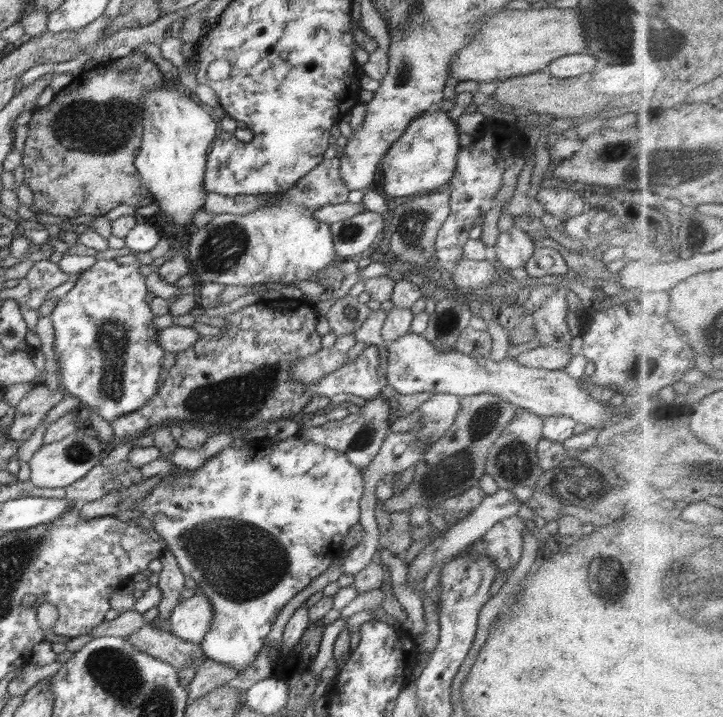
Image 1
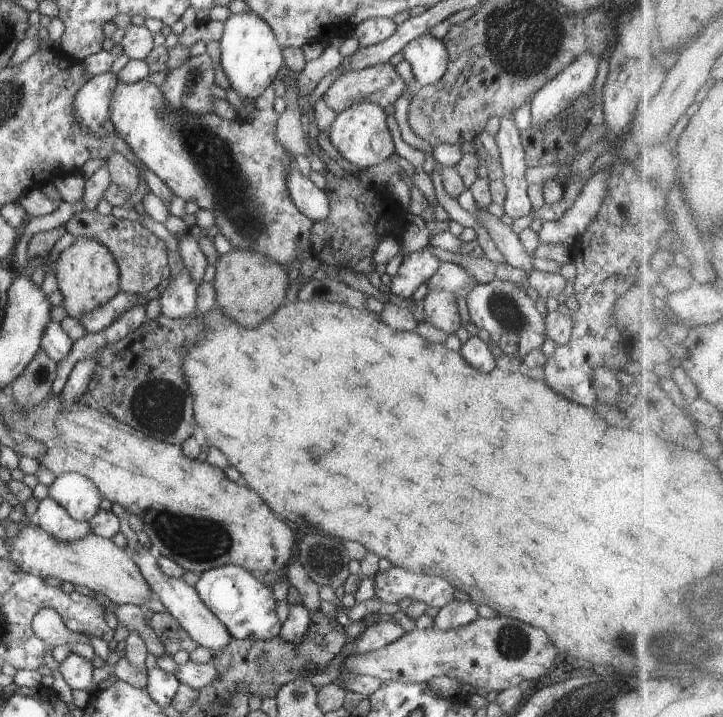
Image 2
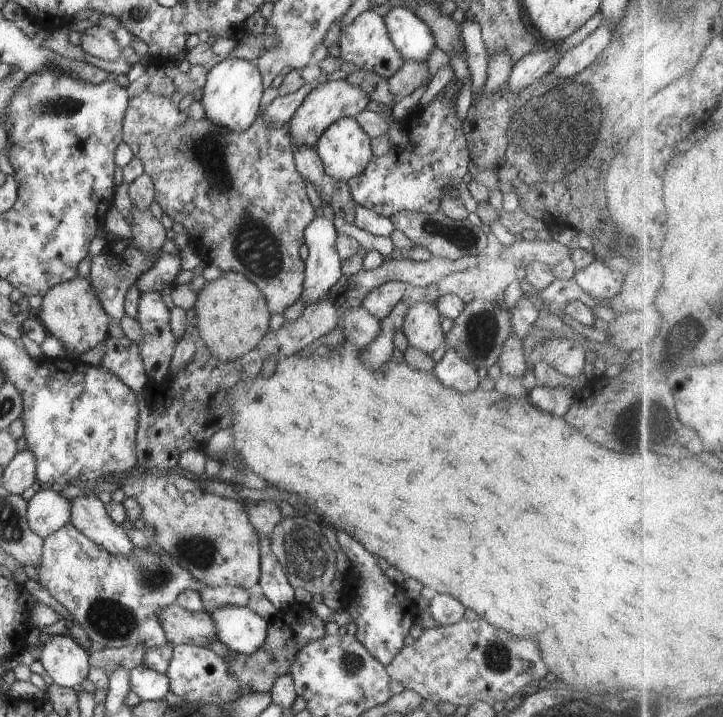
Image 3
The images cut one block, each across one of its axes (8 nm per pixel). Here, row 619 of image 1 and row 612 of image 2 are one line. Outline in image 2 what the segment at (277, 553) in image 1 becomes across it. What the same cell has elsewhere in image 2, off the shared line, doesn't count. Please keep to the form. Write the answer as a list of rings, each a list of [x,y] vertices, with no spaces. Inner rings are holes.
[[[223,565],[200,574],[193,588],[234,639],[268,641],[280,635],[283,623],[276,613],[278,601],[273,588],[262,584],[258,574],[252,574],[242,566]]]

